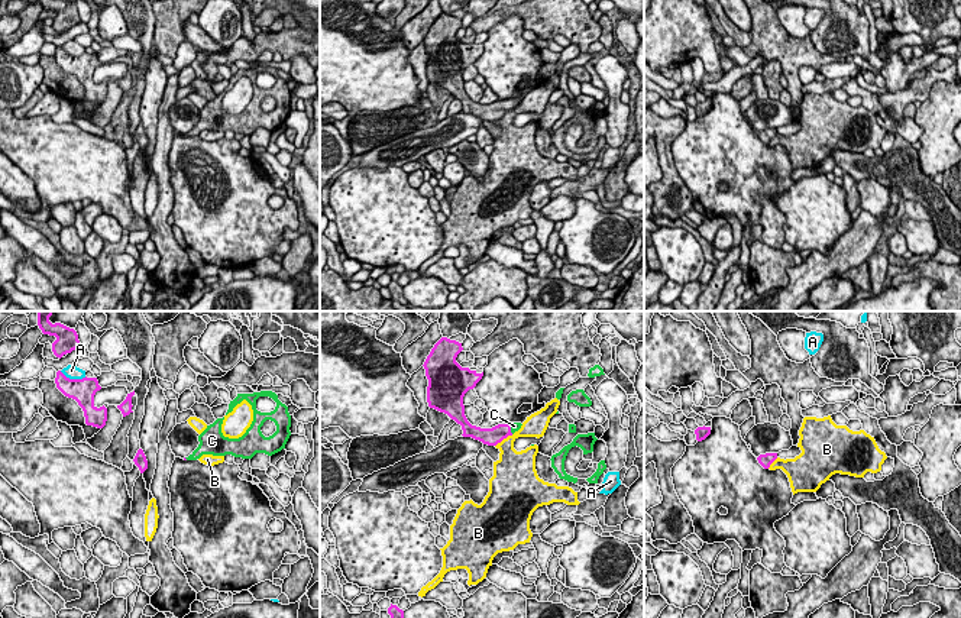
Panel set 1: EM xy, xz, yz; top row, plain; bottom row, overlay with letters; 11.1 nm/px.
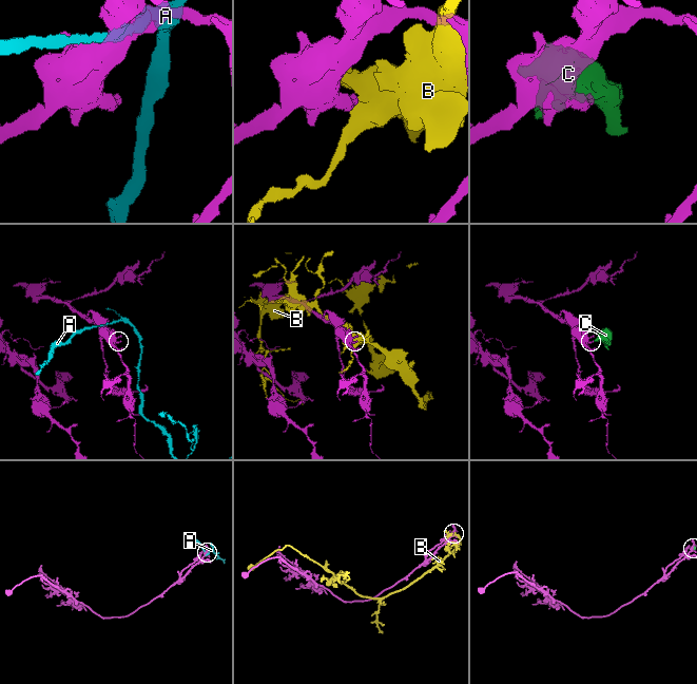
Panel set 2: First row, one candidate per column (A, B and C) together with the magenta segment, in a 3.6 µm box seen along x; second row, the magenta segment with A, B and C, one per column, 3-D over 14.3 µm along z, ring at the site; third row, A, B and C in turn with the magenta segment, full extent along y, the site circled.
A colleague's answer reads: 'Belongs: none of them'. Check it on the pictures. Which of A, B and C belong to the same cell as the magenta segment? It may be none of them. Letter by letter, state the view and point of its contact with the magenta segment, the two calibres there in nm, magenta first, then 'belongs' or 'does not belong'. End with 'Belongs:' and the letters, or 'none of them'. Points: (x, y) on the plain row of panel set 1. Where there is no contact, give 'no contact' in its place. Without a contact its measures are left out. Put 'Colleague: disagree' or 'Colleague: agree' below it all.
A: contact xy (73, 55); calibres 280 and 160 nm; does not belong
B: contact xz (504, 113); calibres 190 and 240 nm; does not belong
C: contact xz (510, 104); calibres 190 and 100 nm; belongs
Belongs: C
Colleague: disagree

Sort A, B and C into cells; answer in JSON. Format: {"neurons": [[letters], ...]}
{"neurons": [["A"], ["B"], ["C"]]}

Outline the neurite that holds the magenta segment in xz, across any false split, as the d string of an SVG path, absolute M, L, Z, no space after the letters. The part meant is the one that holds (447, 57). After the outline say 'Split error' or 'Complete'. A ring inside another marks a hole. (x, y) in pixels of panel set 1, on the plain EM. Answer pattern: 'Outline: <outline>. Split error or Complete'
Outline: M441 13L424 38L428 55L427 78L430 84L447 90L462 101L463 113L472 113L488 122L496 122L521 104L521 98L498 100L492 104L472 101L465 91L463 72L482 55L469 43L462 43L456 33L463 26L462 19Z. Split error

